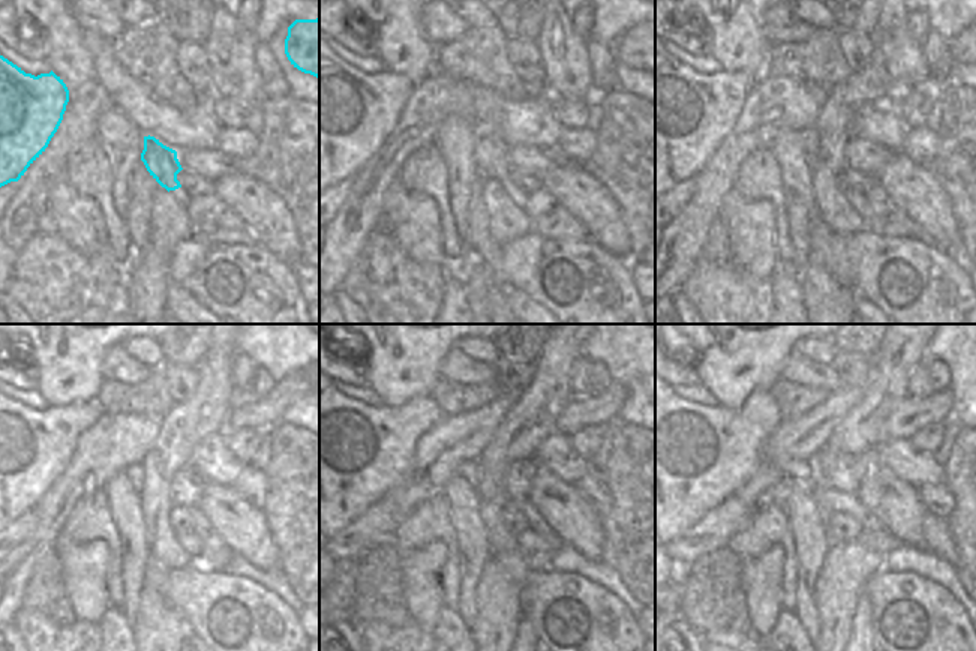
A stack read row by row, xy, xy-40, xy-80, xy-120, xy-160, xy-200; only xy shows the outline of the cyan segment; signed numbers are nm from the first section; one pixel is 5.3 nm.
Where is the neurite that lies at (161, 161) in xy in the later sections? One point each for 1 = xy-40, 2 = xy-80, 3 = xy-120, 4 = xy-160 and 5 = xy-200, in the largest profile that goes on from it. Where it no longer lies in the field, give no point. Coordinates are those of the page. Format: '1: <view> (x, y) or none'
1: xy-40 (492, 156)
2: xy-80 (810, 138)
3: xy-120 (135, 473)
4: xy-160 (470, 470)
5: xy-200 (801, 471)

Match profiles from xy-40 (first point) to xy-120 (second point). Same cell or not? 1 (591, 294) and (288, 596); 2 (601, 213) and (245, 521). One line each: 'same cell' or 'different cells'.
1: different cells
2: same cell

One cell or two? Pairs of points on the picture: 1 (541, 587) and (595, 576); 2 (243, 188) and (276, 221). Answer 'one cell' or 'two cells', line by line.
1: two cells
2: one cell

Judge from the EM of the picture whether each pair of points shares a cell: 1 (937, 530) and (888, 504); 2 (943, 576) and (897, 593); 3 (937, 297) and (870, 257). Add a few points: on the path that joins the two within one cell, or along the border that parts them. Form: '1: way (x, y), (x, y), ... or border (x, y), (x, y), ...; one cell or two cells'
1: border (927, 512), (922, 546); two cells
2: border (897, 573), (924, 576), (946, 588), (960, 602); two cells
3: way (922, 278), (910, 261), (897, 255), (889, 257); one cell

